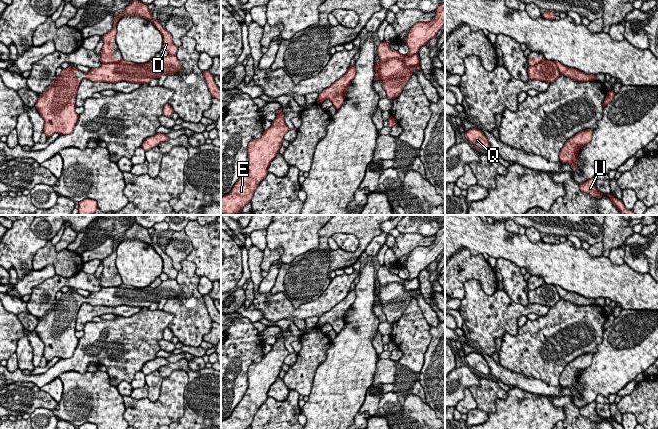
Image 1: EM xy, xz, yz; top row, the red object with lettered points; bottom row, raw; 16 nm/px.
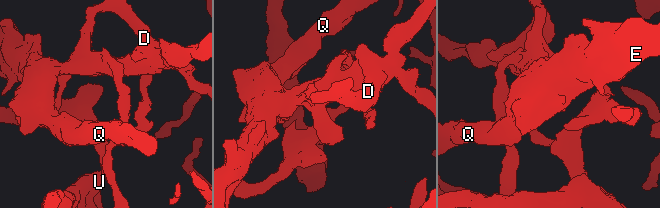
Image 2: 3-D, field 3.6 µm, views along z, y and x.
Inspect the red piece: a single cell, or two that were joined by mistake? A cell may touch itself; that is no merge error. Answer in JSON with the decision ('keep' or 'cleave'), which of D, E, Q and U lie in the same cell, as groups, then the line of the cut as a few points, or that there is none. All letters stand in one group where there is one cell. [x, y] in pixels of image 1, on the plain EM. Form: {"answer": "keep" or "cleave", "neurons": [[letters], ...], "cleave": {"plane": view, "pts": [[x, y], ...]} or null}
{"answer": "cleave", "neurons": [["D"], ["E", "Q", "U"]], "cleave": {"plane": "xz", "pts": [[380, 283], [399, 282], [406, 290], [418, 289]]}}

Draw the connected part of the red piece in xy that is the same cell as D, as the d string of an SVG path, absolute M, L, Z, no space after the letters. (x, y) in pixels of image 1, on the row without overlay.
M136 222L125 232L125 235L120 238L114 239L113 252L104 260L102 264L104 266L101 274L101 287L117 287L122 284L122 282L113 281L113 265L116 261L116 249L120 242L125 240L140 240L143 241L154 248L154 250L159 254L163 261L163 273L165 273L169 279L176 279L178 271L173 267L171 258L158 246L152 242L152 237L148 233L148 229L138 225Z

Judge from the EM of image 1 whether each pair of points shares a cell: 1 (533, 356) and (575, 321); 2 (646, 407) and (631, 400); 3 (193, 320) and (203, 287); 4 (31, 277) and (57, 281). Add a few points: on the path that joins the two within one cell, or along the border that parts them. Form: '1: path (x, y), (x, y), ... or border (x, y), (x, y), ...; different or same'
1: path (545, 346), (551, 341), (553, 334), (563, 328); same
2: path (642, 403), (635, 402); same
3: border (200, 277), (198, 292); different
4: border (55, 274), (37, 284), (32, 289), (30, 295); different

